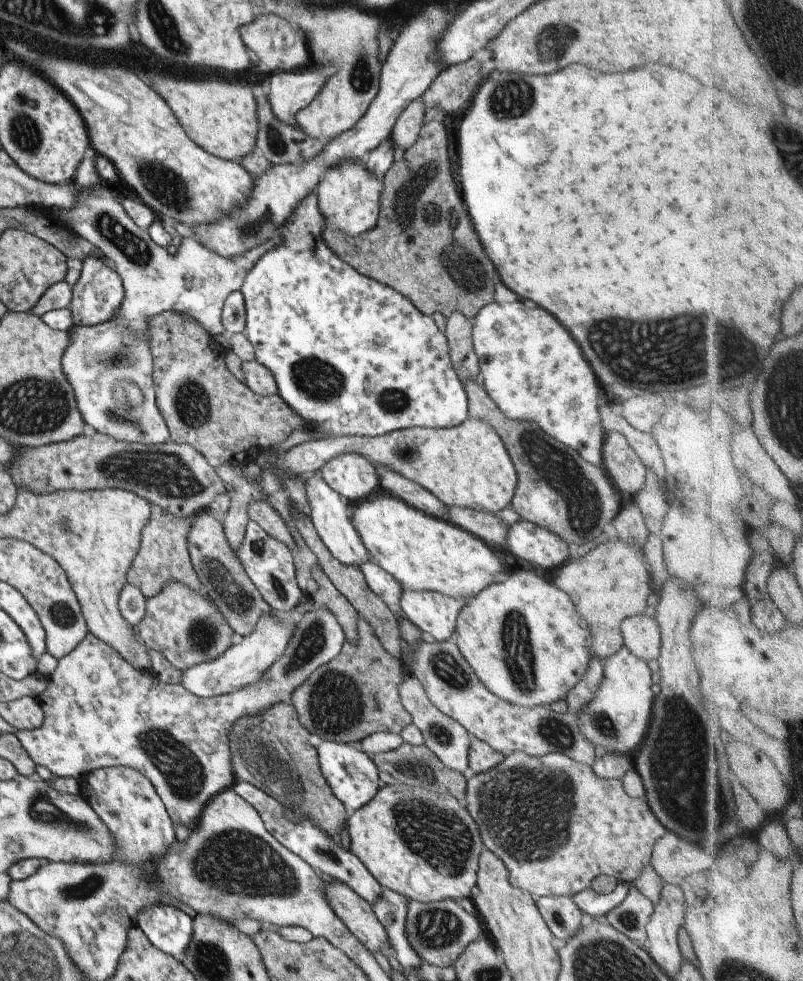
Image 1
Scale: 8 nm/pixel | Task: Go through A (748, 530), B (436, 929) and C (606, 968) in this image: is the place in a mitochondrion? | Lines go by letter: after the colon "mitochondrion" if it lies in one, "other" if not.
A: other
B: mitochondrion
C: mitochondrion

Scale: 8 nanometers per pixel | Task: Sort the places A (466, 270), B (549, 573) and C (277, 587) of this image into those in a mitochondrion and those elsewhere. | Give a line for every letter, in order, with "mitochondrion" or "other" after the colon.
A: mitochondrion
B: other
C: mitochondrion

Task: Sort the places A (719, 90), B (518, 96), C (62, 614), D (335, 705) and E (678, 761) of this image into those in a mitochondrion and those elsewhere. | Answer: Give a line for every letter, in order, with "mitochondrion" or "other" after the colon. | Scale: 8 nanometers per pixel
A: other
B: mitochondrion
C: mitochondrion
D: mitochondrion
E: mitochondrion

